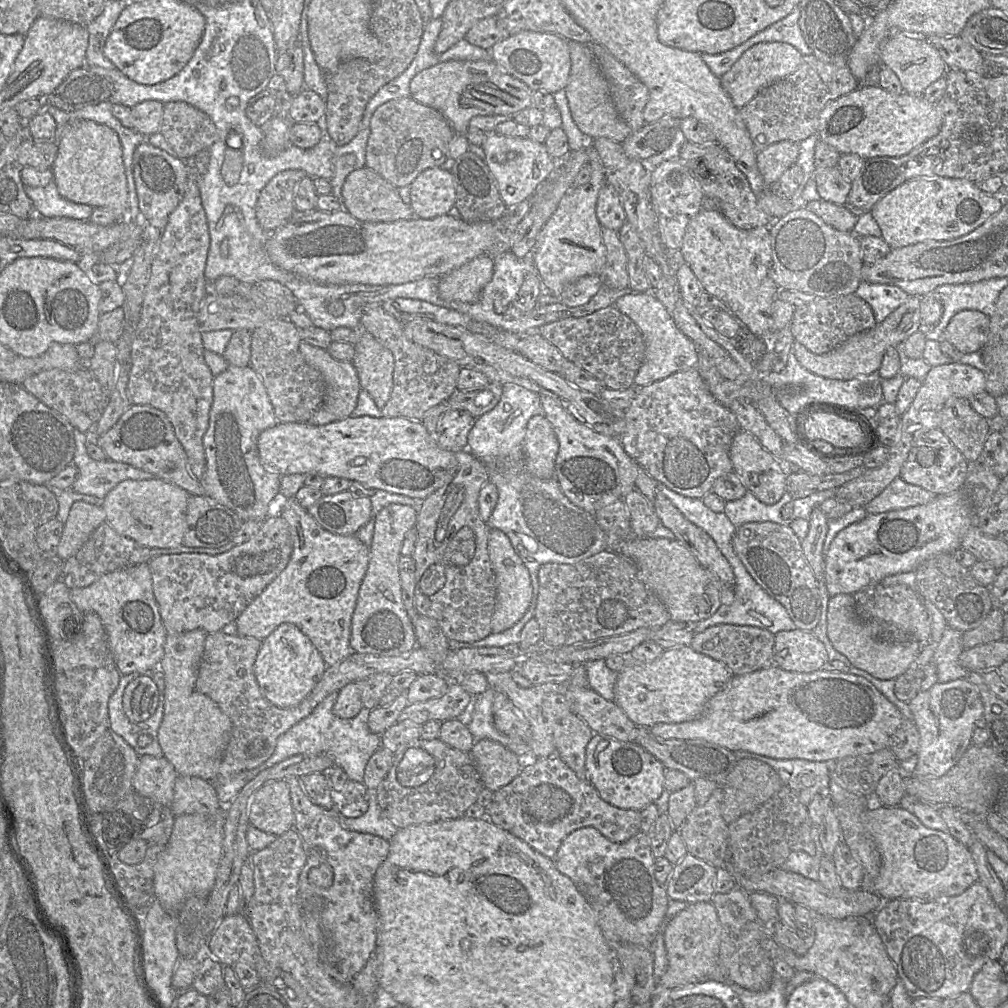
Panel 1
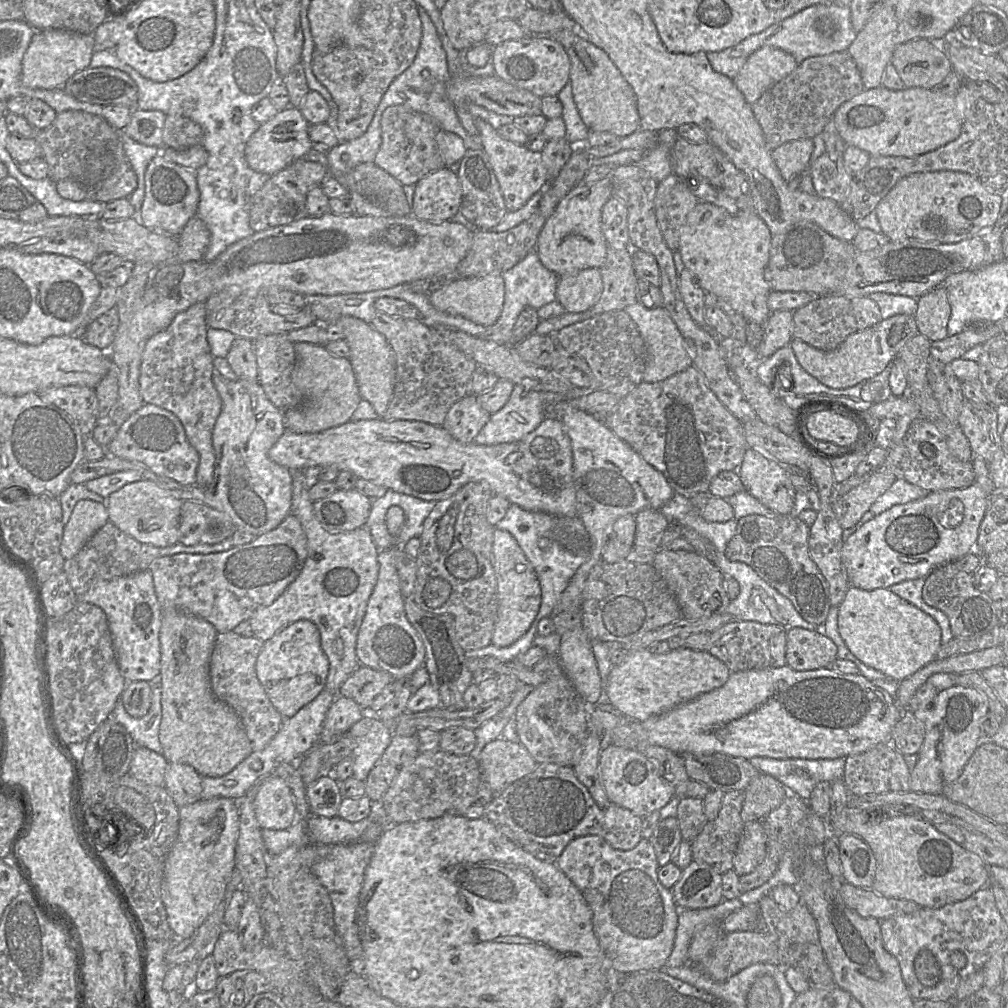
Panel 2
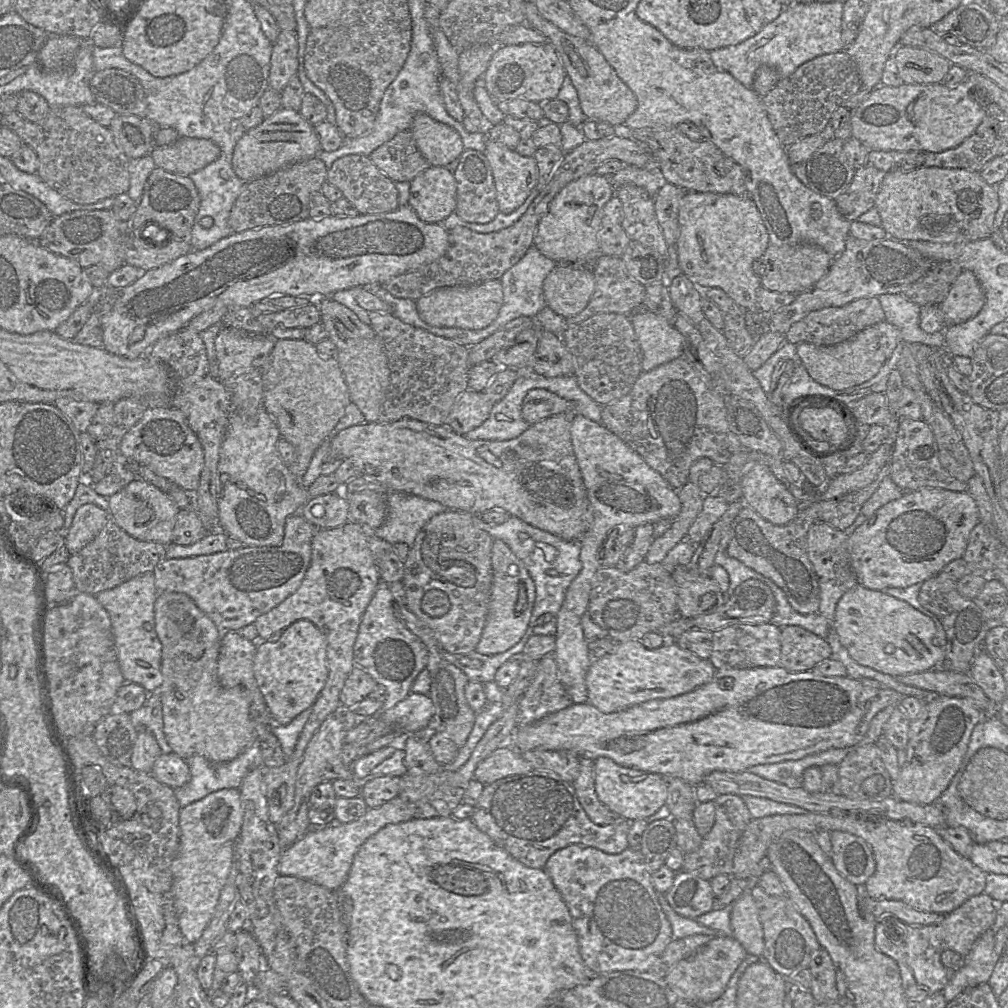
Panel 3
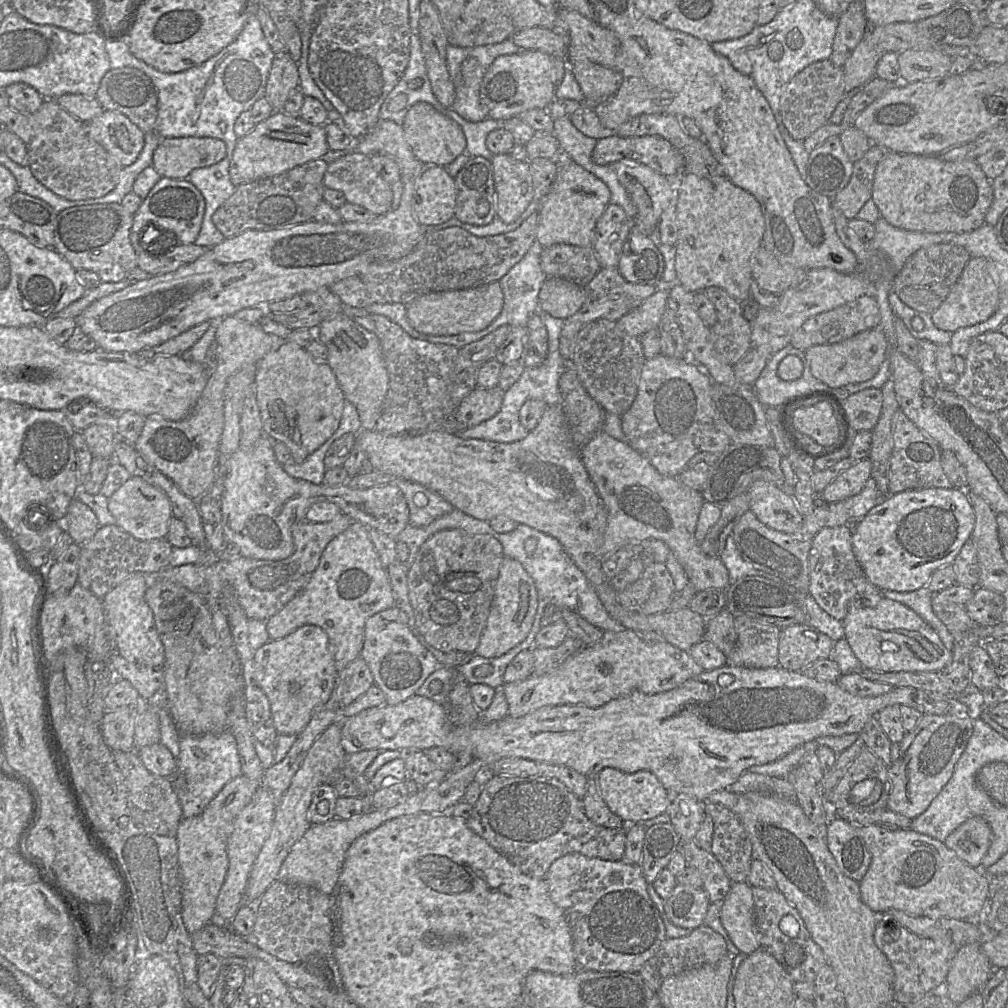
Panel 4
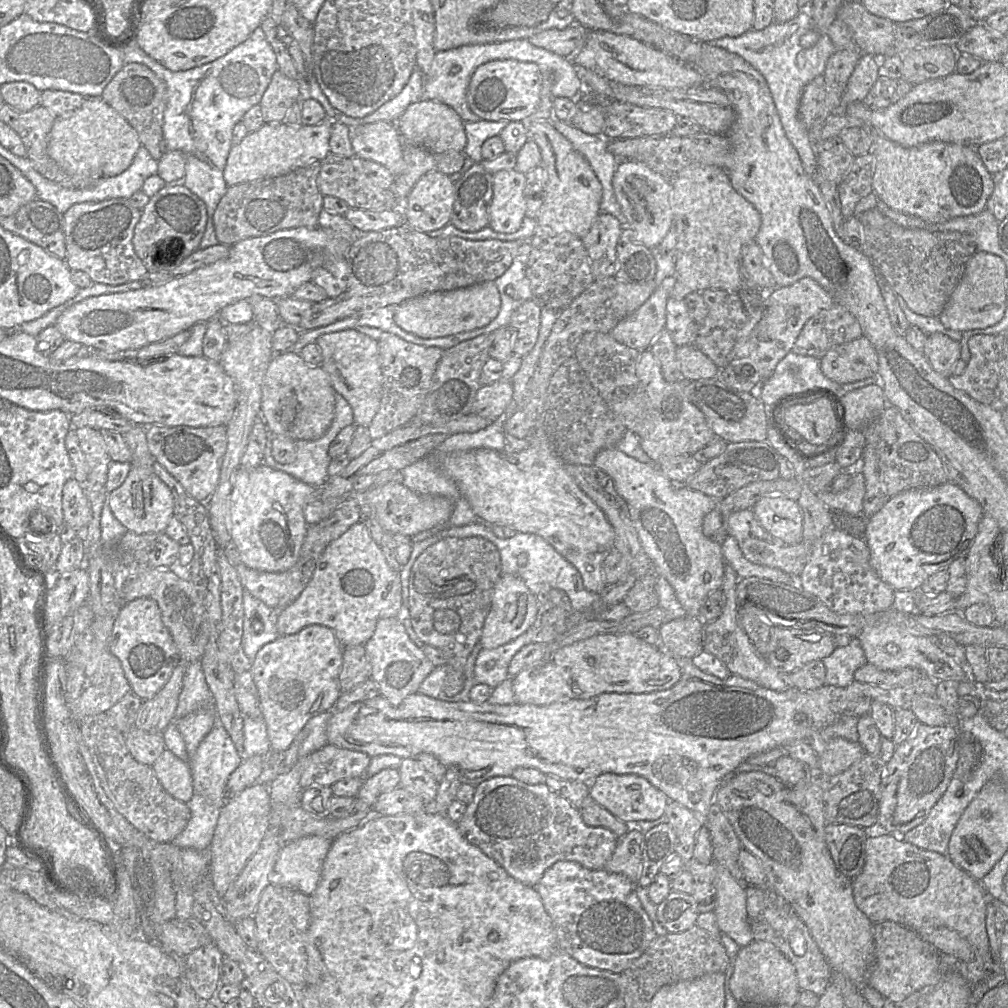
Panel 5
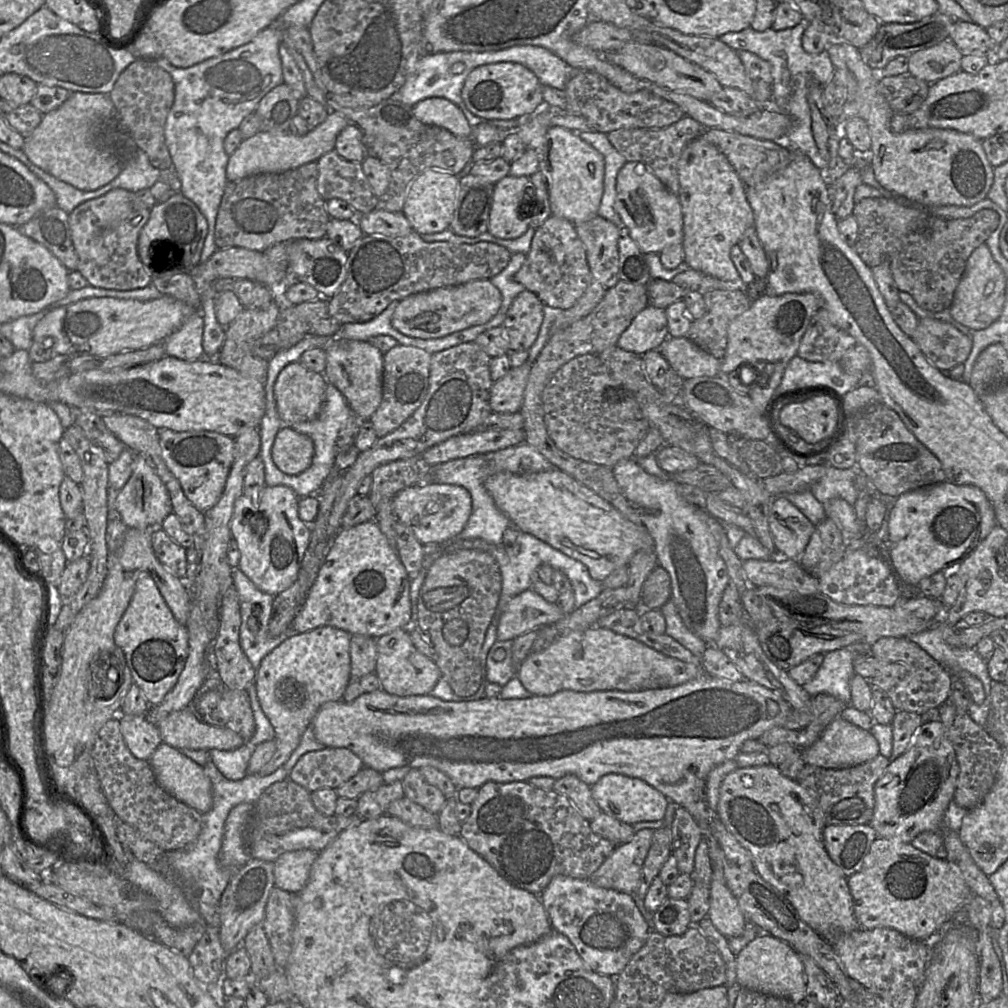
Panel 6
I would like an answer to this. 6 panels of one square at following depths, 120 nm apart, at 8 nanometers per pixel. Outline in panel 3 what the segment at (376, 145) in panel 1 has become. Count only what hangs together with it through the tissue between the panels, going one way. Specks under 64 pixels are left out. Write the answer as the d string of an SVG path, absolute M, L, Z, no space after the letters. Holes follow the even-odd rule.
M410 130L397 133L368 157L381 172L395 183L410 183L419 173L430 167L417 148Z

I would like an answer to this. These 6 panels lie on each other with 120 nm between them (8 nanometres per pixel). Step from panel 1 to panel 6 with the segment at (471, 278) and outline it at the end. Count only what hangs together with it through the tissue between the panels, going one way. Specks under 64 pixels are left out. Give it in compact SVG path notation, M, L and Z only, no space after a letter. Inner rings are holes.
M473 280L457 286L415 293L404 298L392 315L391 324L406 336L436 339L487 323L497 314L501 304L501 292L490 280Z

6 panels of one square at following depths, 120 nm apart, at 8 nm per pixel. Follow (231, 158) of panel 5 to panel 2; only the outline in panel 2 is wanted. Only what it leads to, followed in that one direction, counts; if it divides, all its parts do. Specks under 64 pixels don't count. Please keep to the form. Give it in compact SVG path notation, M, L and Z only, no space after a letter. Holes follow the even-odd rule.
M288 106L278 111L249 138L245 147L245 159L249 167L256 172L273 176L294 161L305 157L312 150L309 126L299 108Z

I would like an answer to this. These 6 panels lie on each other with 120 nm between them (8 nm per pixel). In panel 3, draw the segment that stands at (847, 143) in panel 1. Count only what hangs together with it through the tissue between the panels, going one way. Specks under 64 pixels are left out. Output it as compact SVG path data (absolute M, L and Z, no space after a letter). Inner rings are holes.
M967 78L954 88L941 83L903 84L890 87L880 84L858 106L851 117L852 136L871 150L880 151L925 151L939 153L955 148L970 137L988 116L988 113L974 99L975 90Z

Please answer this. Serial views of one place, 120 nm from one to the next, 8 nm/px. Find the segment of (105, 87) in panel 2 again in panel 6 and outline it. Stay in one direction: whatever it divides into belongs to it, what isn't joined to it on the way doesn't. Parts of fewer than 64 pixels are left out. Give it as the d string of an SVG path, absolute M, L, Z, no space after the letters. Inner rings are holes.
M136 59L120 74L109 96L117 112L117 131L126 133L134 145L147 155L153 167L159 170L172 169L164 136L166 119L174 102L174 83L171 76L154 59Z

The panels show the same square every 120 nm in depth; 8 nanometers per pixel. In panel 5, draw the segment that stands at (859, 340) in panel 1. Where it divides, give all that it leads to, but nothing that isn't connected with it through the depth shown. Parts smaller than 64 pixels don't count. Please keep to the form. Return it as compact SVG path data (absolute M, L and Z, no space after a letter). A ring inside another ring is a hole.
M863 335L831 348L820 363L823 374L839 384L861 381L878 372L877 353Z

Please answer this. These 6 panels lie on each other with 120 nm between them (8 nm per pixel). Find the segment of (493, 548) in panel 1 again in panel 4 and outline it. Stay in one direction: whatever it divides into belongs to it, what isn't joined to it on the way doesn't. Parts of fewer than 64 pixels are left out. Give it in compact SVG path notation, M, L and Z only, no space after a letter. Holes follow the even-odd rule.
M504 556L495 583L489 615L475 653L484 658L495 658L516 646L528 634L536 608L537 591L532 578L520 562Z

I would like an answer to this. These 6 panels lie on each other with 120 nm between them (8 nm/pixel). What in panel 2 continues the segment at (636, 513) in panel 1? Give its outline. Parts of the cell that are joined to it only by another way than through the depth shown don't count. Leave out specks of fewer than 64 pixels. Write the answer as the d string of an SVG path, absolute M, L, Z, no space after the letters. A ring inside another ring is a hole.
M644 509L635 516L635 537L625 558L630 562L652 563L661 548L663 534L670 526L660 510Z

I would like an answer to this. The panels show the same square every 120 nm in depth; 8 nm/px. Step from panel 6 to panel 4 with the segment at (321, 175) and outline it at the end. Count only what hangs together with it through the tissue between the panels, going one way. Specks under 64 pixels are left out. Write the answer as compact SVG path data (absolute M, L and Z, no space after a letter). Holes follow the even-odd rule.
M350 152L329 163L324 173L325 188L341 191L346 202L364 207L374 215L382 215L391 210L393 193L391 185L374 169L370 156Z

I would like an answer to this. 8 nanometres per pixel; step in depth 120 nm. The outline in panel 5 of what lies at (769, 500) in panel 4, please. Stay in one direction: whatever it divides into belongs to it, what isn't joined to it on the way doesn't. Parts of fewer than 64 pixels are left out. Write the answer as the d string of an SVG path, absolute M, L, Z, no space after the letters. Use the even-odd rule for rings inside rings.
M765 496L751 509L772 536L790 545L803 541L803 513L797 501L784 496Z

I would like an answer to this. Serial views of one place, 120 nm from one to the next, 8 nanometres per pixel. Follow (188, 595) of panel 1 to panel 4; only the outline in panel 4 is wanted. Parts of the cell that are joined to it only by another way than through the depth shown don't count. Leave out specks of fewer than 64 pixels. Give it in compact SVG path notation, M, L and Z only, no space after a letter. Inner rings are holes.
M340 513L329 522L301 521L296 523L291 529L294 551L284 560L257 560L240 555L232 560L219 559L210 565L168 566L159 572L147 575L150 581L169 580L200 595L206 600L211 611L212 608L222 608L224 589L233 588L247 618L266 621L306 586L326 546L333 538L345 531L352 522L354 521L350 517Z

